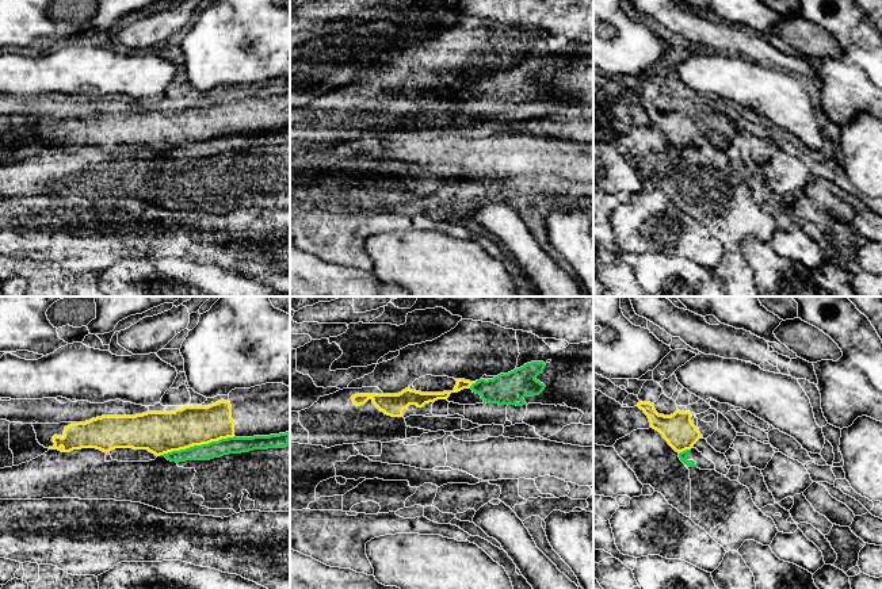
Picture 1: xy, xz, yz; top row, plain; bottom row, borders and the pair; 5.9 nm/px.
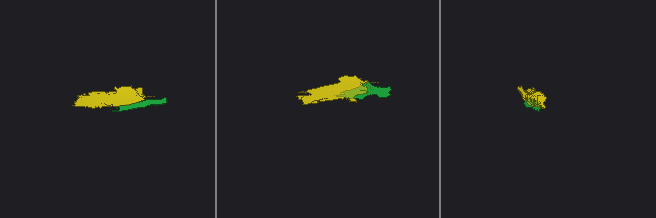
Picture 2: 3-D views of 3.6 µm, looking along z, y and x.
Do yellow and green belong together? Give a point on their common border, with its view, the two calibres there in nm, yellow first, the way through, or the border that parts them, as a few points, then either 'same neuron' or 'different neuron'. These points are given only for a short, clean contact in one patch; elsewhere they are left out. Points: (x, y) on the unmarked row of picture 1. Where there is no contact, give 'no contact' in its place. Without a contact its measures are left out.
contact xy (197, 141); calibres 260 and 100 nm; border xy (235, 133), (159, 152); different neuron

